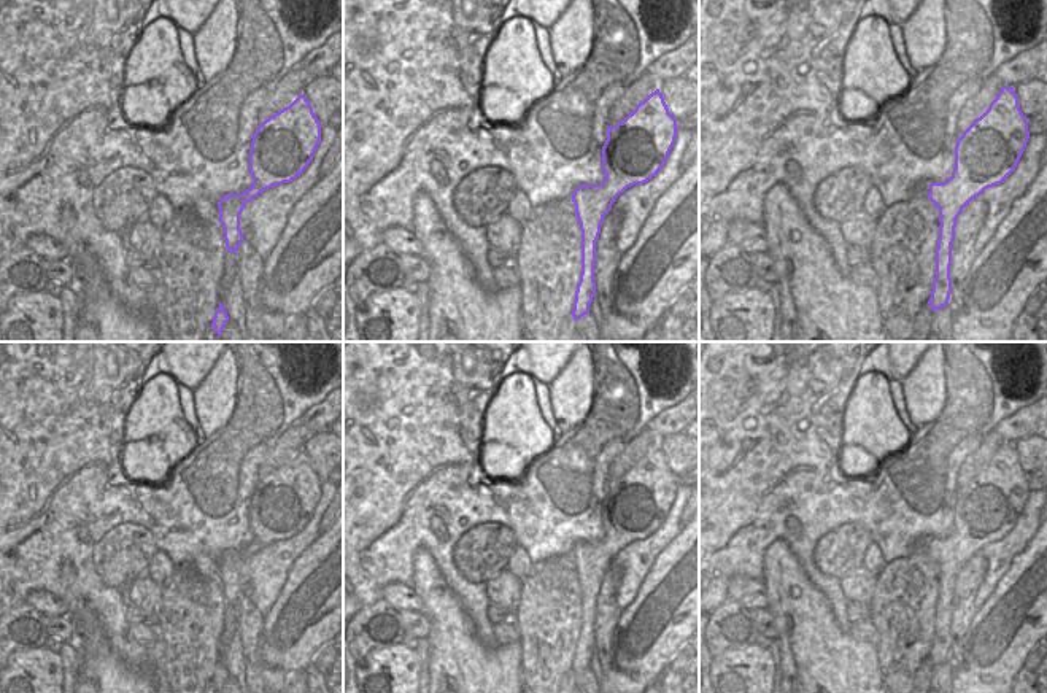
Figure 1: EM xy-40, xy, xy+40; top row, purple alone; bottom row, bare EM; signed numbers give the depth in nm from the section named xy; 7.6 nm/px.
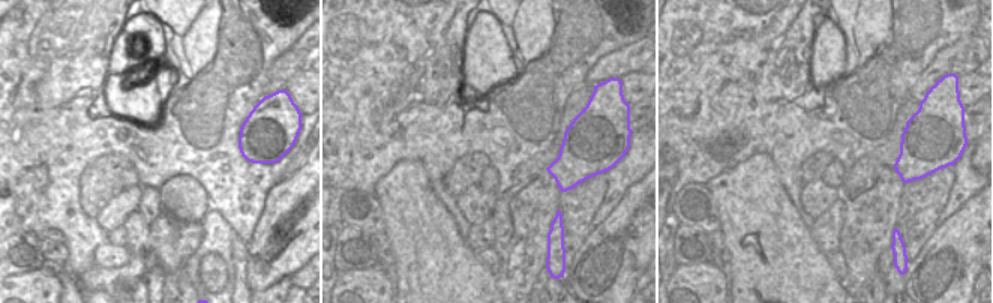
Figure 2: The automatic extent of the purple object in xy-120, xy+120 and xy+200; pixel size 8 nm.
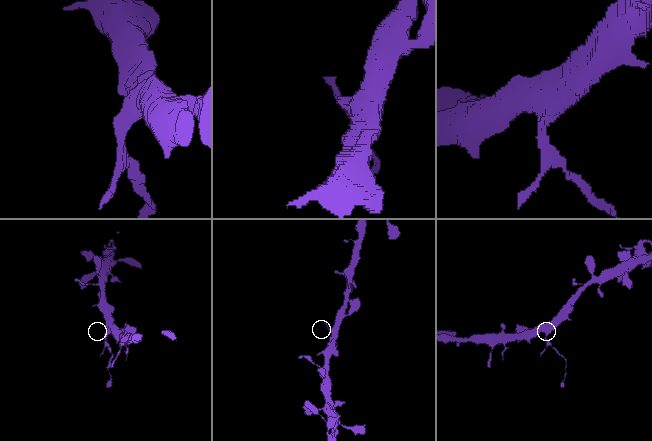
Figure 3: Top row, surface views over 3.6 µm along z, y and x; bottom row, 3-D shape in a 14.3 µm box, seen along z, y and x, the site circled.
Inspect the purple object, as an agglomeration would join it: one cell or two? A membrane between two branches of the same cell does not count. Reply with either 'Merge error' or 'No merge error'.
Merge error

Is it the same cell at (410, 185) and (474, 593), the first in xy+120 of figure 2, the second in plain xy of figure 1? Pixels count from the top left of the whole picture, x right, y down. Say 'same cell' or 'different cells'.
different cells

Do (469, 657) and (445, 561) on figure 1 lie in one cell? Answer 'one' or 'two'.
two

